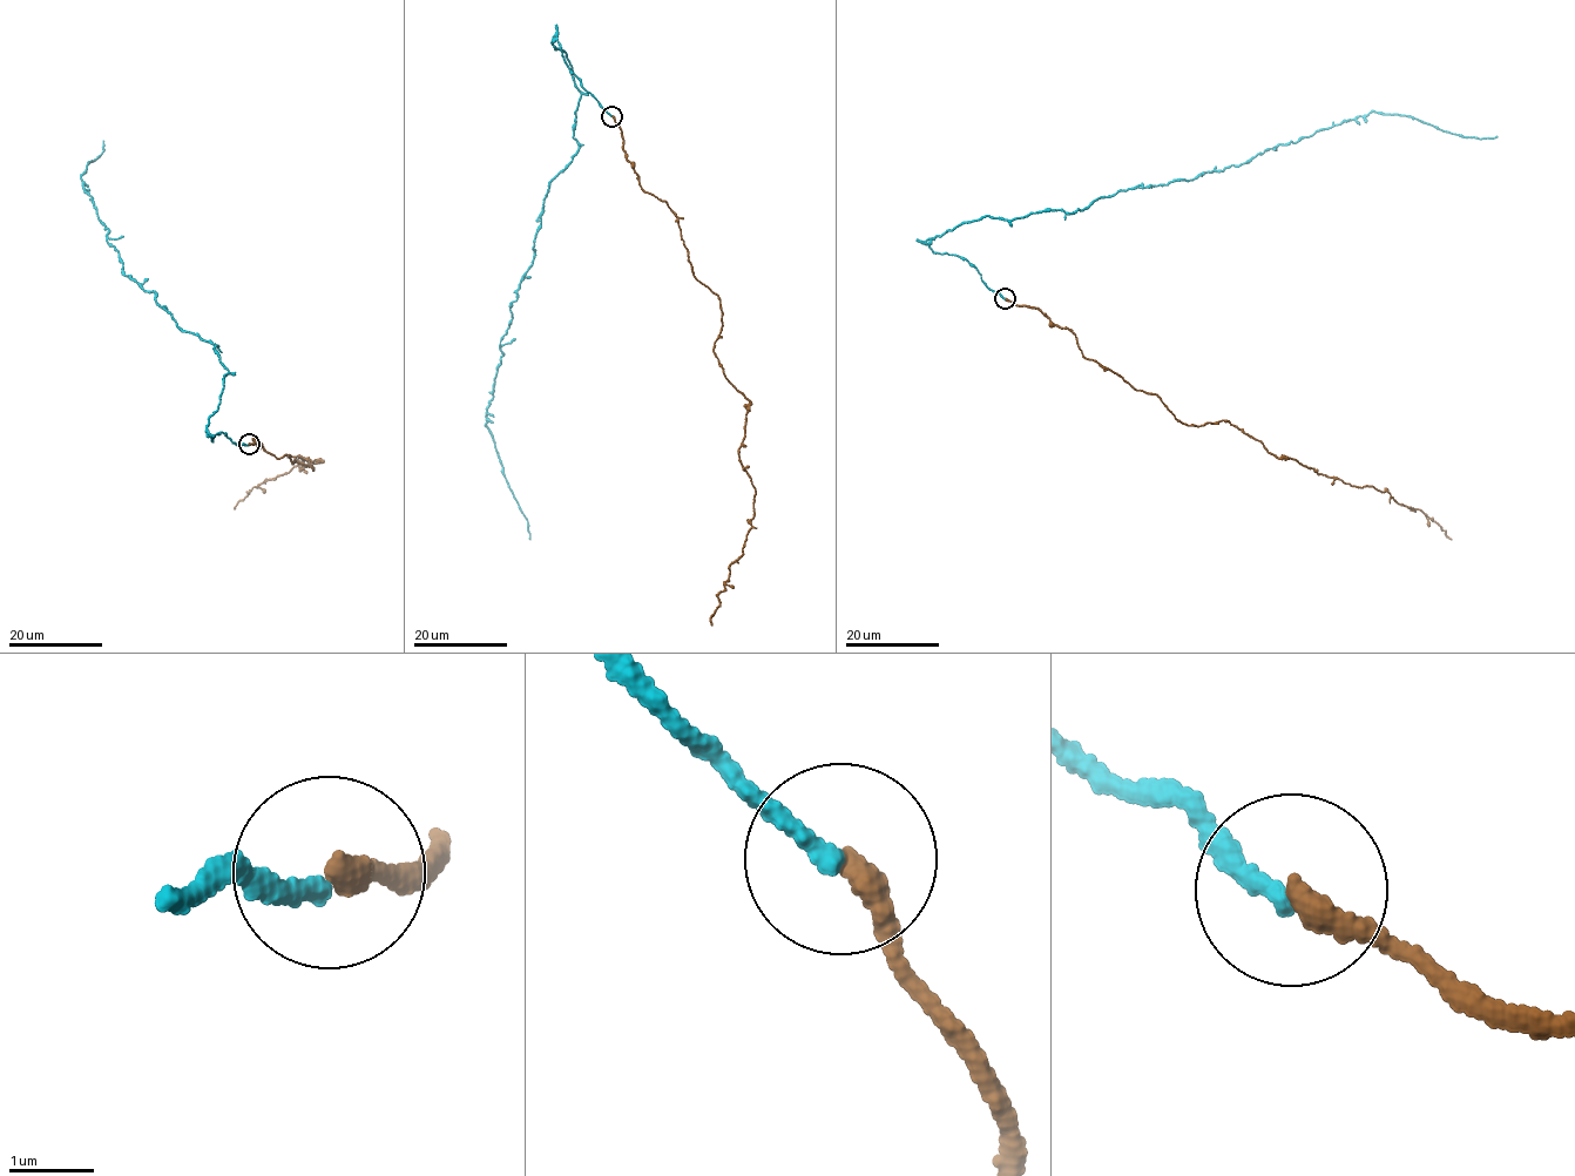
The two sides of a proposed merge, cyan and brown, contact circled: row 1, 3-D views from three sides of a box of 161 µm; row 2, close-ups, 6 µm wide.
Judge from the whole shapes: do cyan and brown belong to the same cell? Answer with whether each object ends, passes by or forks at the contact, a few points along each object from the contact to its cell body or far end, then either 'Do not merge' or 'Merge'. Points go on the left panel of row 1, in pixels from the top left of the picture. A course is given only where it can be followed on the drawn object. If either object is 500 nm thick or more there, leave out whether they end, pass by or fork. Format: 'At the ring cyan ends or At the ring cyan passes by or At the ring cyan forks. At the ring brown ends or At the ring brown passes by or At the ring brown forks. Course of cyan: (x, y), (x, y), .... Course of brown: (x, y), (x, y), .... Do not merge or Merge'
At the ring cyan ends. At the ring brown ends. Course of cyan: (248, 444), (208, 432), (229, 371), (216, 344), (182, 330), (108, 242), (81, 176), (103, 141). Course of brown: (248, 444), (254, 438), (313, 468), (298, 455), (322, 461), (301, 471), (309, 465), (304, 458), (234, 509). Merge

